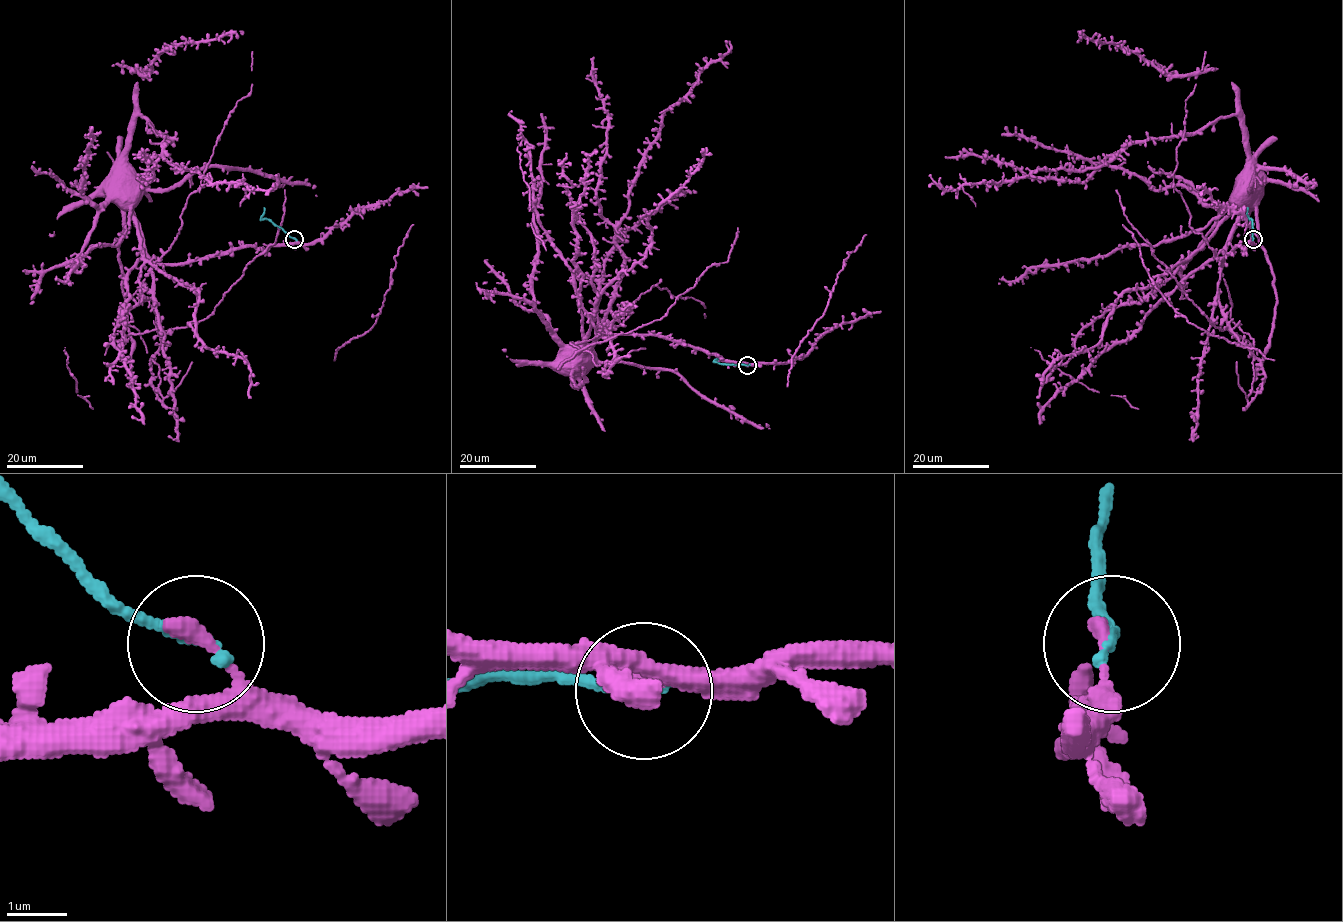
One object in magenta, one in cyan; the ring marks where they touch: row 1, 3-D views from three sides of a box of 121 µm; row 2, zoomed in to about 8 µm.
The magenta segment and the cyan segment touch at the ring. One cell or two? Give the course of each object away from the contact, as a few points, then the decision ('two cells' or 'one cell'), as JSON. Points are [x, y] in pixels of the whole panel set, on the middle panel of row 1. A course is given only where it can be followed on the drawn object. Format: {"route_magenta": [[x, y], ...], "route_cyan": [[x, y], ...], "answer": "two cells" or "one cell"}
{"route_magenta": [[748, 364], [723, 361], [700, 349], [656, 335], [640, 334], [600, 336], [583, 353], [571, 353], [571, 361]], "route_cyan": [[748, 365], [720, 363], [714, 360], [717, 359]], "answer": "two cells"}

